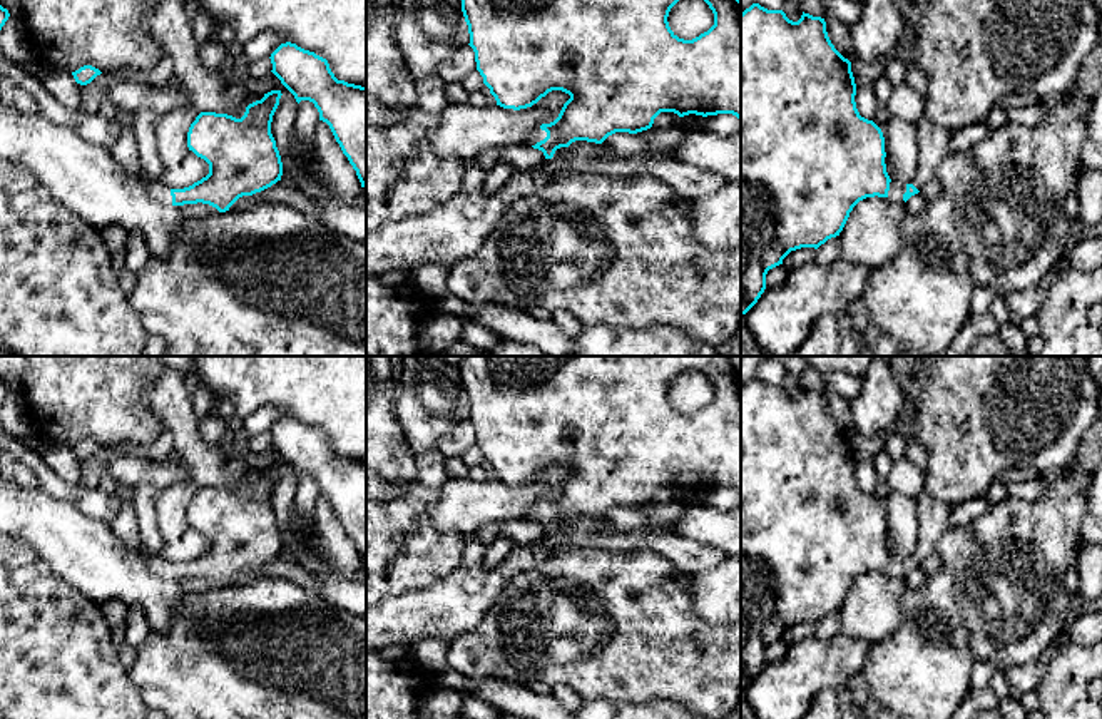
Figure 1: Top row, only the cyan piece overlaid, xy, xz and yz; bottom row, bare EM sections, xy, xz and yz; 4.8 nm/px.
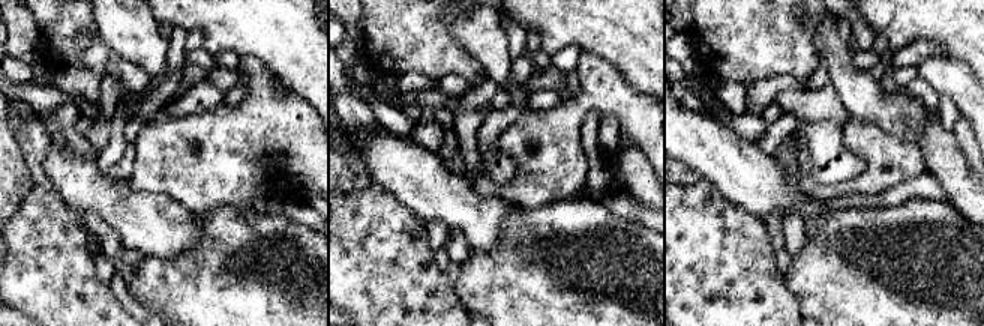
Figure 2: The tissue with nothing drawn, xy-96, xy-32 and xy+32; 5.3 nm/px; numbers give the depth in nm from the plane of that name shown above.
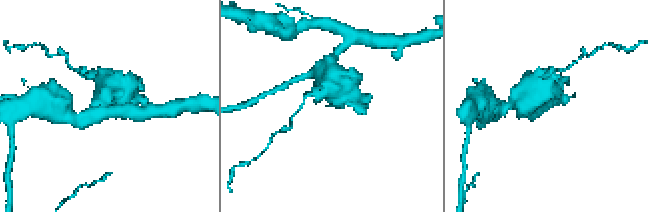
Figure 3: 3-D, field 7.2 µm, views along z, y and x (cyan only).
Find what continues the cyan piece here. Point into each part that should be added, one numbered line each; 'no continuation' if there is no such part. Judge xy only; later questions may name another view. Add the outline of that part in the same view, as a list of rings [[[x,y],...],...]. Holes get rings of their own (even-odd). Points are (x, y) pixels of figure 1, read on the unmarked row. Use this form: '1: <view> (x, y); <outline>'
1: xy (154, 562); [[[159,553],[157,555],[147,555],[147,567],[154,574],[157,574],[157,575],[161,575],[164,579],[169,579],[169,580],[172,580],[171,563],[172,562],[164,560]]]

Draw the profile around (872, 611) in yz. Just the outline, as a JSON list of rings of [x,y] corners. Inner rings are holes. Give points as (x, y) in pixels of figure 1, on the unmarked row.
[[[886,572],[860,575],[839,607],[839,634],[871,644],[891,637],[901,622],[901,599],[906,594],[903,579]]]

